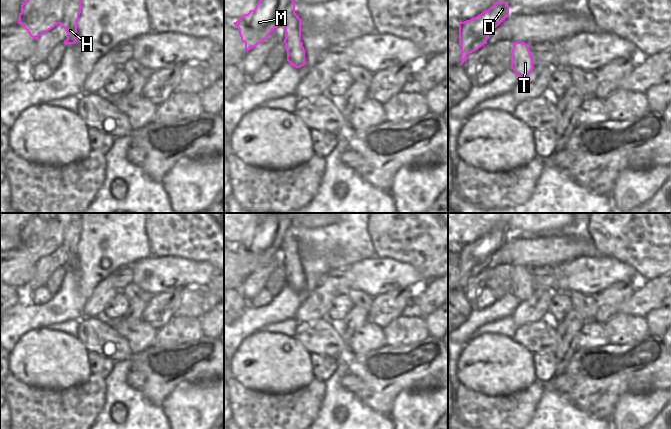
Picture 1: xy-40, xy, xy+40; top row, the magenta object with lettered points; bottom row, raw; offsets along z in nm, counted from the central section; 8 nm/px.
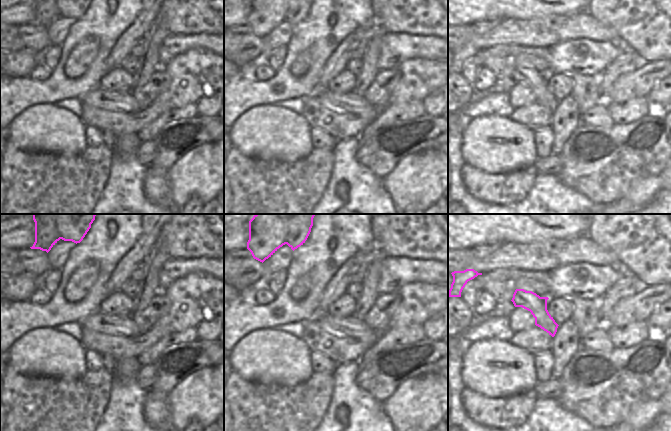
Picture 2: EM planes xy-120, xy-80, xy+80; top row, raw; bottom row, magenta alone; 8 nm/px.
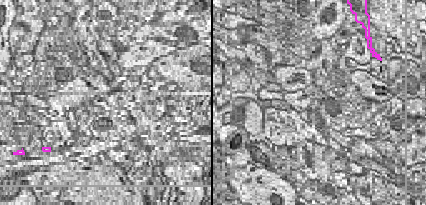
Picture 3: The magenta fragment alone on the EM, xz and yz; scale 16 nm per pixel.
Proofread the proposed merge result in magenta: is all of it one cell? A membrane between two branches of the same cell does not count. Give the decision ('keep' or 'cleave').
cleave

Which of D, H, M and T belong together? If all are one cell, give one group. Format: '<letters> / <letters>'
D H M / T

